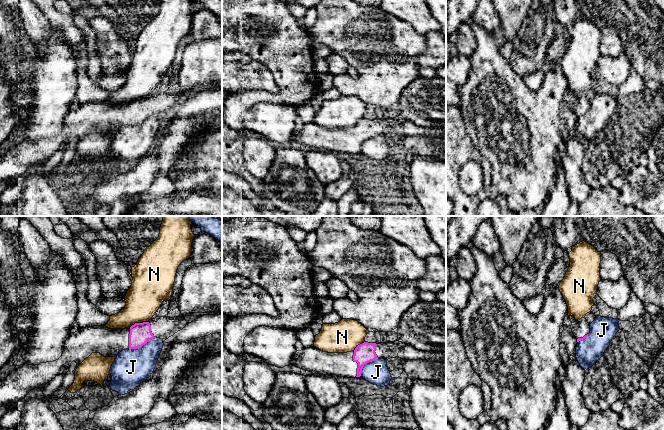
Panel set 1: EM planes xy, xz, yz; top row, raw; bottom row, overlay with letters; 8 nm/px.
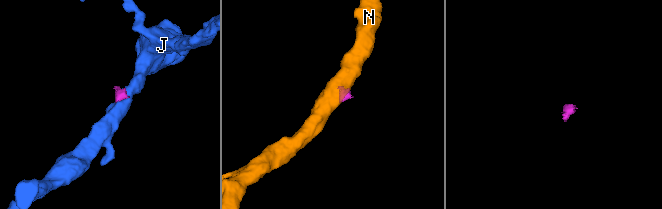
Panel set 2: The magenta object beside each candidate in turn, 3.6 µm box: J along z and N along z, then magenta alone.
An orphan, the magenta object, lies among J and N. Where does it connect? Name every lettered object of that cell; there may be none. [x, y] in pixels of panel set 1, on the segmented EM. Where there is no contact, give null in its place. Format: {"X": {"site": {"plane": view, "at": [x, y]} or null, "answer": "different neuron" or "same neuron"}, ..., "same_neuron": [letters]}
{"J": {"site": {"plane": "xz", "at": [366, 363]}, "answer": "different neuron"}, "N": {"site": {"plane": "xy", "at": [137, 323]}, "answer": "different neuron"}, "same_neuron": []}

